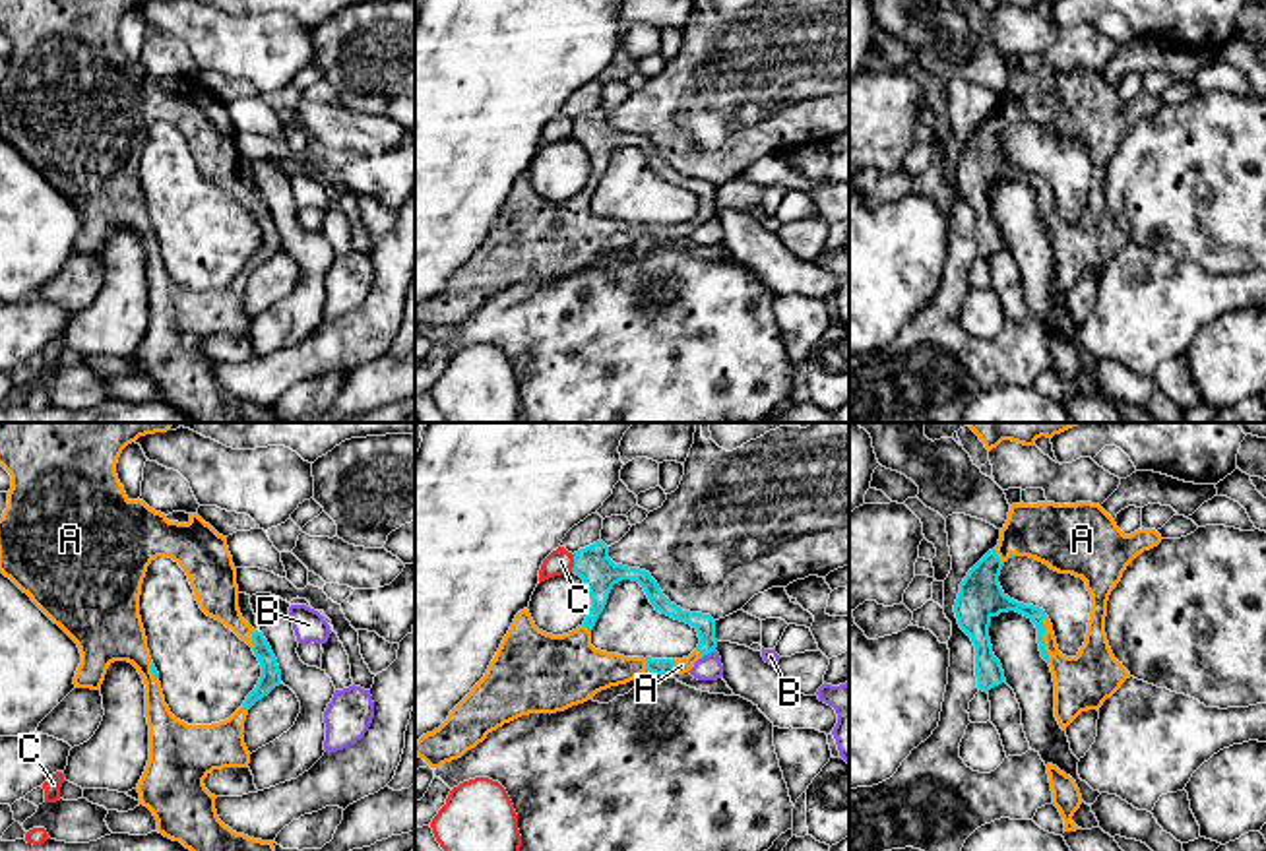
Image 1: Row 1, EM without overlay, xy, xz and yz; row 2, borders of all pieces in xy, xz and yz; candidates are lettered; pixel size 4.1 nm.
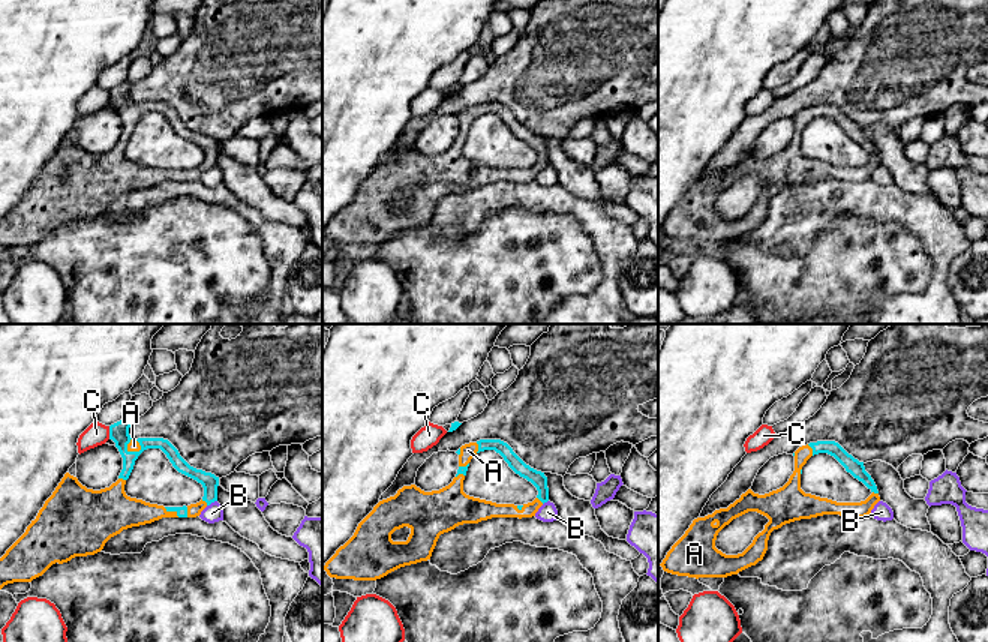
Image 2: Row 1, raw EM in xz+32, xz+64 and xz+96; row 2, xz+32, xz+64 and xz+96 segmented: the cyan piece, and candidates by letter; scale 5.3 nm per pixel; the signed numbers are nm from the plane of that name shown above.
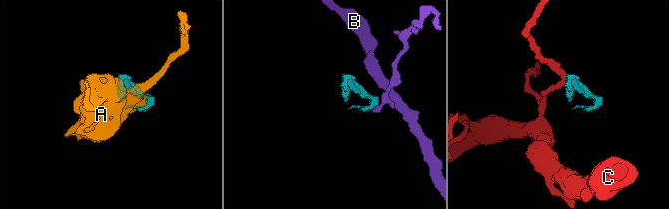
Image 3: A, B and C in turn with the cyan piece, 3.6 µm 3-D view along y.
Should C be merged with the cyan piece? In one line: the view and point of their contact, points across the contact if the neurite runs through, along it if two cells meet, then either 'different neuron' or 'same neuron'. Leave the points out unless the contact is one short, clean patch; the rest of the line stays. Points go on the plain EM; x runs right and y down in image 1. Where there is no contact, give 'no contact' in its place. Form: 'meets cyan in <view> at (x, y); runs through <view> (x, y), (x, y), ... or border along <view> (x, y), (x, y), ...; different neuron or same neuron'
meets cyan in xz at (574, 128); border along xz (574, 121), (570, 136); different neuron

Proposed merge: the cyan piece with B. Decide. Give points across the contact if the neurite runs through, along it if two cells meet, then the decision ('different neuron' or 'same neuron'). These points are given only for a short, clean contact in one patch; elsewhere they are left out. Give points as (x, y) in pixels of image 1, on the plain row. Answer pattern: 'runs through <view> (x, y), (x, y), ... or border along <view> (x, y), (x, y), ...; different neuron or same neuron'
border along xz (714, 216), (700, 225); different neuron

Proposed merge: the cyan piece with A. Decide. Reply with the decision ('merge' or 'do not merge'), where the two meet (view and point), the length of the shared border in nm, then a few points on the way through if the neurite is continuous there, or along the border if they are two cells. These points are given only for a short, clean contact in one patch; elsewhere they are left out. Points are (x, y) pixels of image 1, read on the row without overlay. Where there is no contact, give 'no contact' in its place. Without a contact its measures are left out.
merge | yz (1042, 204) | 200 nm

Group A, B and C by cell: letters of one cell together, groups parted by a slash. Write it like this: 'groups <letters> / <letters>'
groups A / B / C

